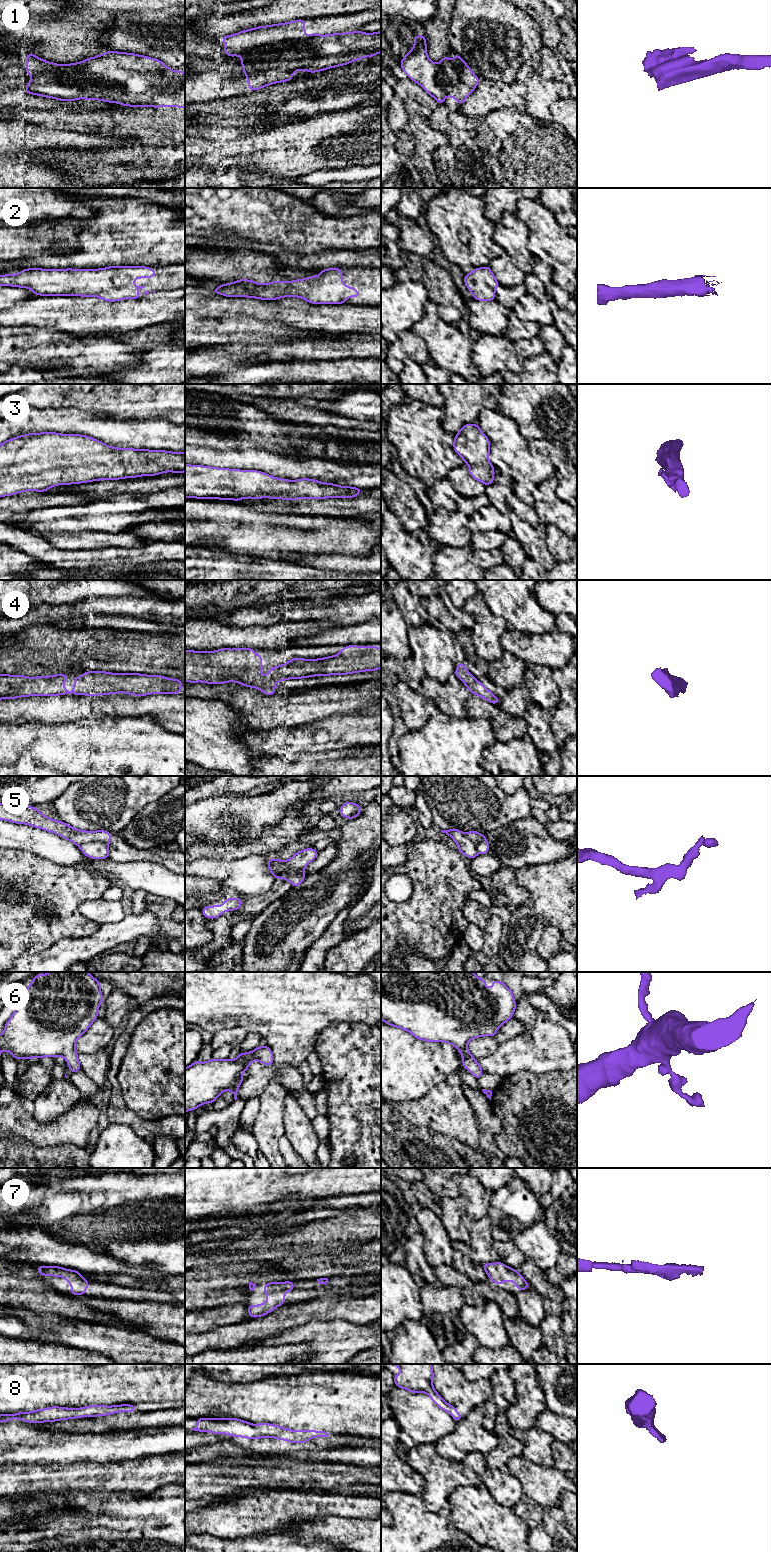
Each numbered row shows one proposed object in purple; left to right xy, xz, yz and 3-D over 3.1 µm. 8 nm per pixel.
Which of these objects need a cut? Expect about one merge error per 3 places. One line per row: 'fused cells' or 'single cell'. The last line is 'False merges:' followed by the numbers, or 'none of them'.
1: fused cells
2: single cell
3: single cell
4: single cell
5: fused cells
6: single cell
7: single cell
8: fused cells
False merges: 1, 5, 8

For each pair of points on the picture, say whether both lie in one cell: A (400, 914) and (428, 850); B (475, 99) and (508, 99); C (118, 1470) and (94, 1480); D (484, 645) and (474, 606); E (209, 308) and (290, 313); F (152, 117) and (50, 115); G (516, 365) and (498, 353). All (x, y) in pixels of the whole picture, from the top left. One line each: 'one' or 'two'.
A: one
B: one
C: one
D: one
E: one
F: one
G: one

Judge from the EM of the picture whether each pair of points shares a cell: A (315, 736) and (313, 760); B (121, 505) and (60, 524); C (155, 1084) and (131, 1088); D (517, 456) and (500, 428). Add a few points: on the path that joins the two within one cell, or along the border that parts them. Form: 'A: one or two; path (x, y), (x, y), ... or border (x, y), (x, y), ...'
A: two; border (337, 750), (321, 753), (299, 753), (291, 758)
B: one; path (106, 512), (81, 522), (75, 522)
C: one; path (149, 1088), (137, 1088)
D: one; path (514, 449), (505, 435)

